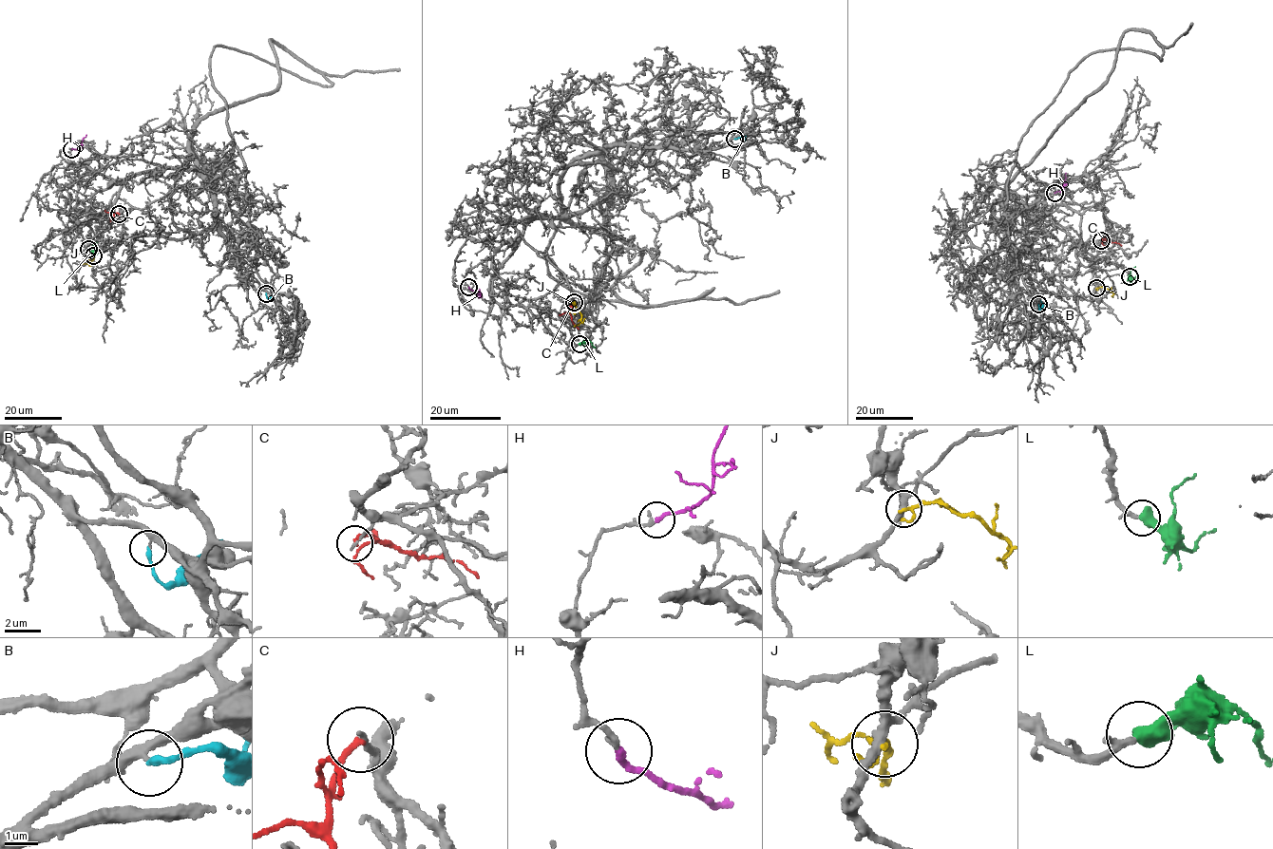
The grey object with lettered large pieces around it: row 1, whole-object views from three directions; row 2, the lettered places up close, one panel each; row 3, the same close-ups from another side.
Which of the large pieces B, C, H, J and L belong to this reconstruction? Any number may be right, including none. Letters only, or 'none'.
H, L

